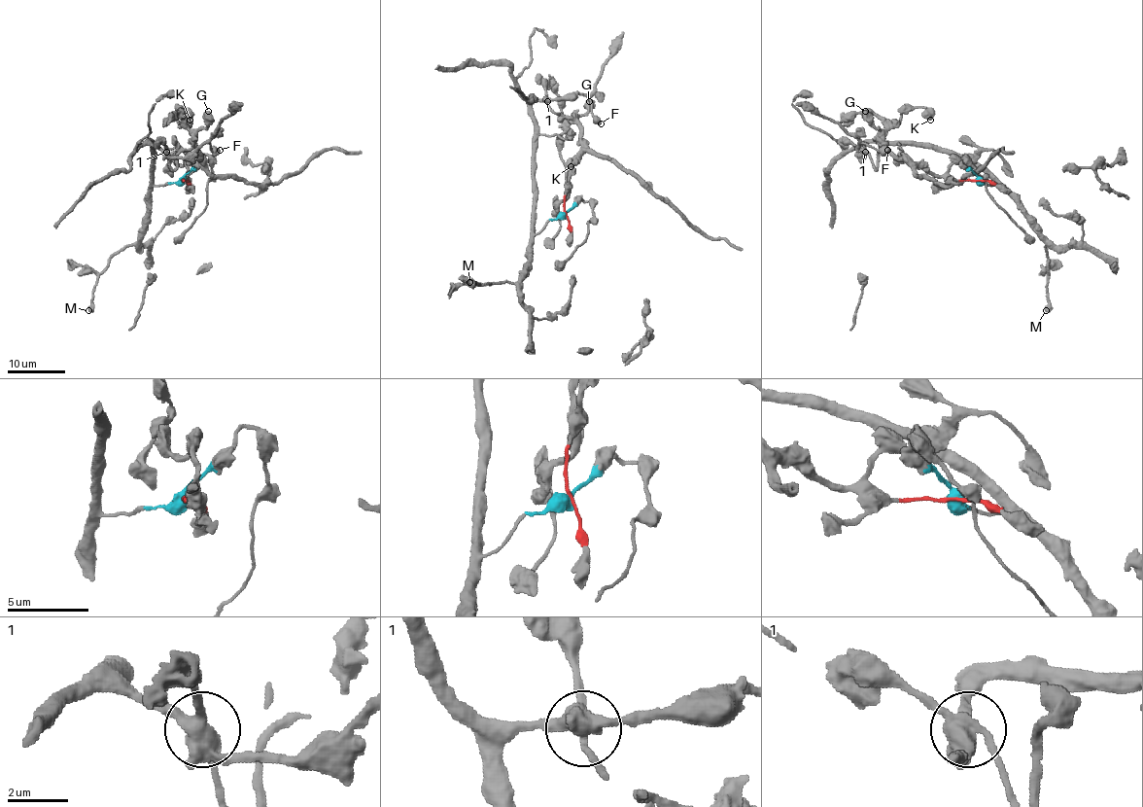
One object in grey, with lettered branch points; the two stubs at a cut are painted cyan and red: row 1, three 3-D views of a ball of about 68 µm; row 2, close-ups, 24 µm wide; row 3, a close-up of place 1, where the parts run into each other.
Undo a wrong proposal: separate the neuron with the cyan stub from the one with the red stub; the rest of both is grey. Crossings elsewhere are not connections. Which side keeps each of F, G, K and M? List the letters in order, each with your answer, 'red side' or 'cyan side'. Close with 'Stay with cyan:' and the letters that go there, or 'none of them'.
F: cyan side
G: red side
K: red side
M: cyan side
Stay with cyan: F, M

